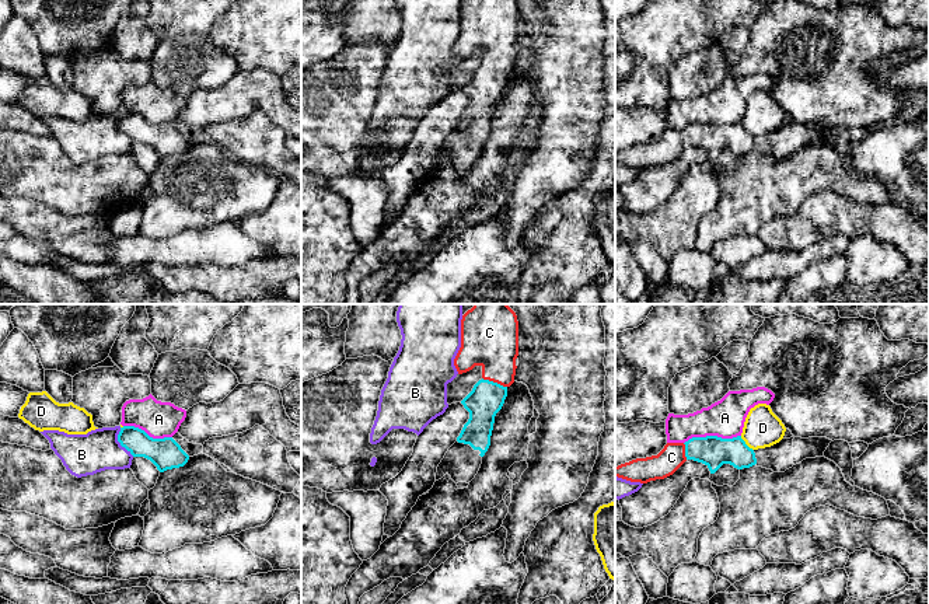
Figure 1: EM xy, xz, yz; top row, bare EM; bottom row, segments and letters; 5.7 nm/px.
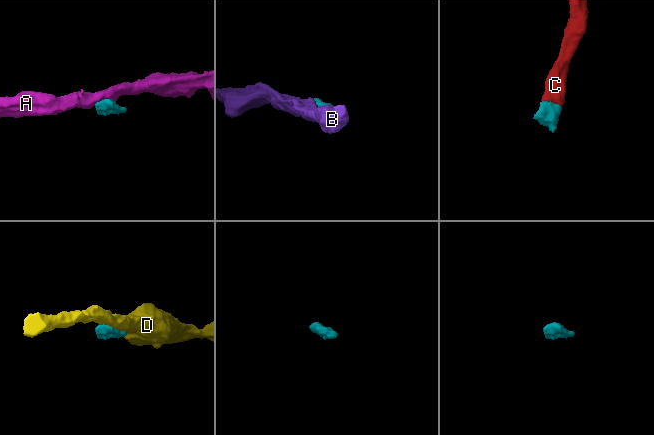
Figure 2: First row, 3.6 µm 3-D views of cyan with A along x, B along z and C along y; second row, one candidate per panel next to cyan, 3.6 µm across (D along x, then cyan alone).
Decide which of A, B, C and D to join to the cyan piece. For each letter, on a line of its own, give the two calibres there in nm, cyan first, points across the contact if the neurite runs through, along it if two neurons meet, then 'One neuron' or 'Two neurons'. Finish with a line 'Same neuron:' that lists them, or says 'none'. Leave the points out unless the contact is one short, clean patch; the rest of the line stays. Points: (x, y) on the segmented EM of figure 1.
A: Thickness 180 nm (cyan) against 220 nm. Boundary: yz (740, 435), (732, 437), (692, 436), (684, 443). Two neurons
B: Thickness 160 nm (cyan) against 240 nm. Boundary: xy (119, 428), (118, 442), (133, 456). Two neurons
C: Thickness 200 nm (cyan) against 320 nm. Path across: xz (486, 398), (495, 383), (495, 349), (491, 339). One neuron
D: Thickness 180 nm (cyan) against 220 nm. Boundary: yz (740, 436), (753, 450). Two neurons
Same neuron: C

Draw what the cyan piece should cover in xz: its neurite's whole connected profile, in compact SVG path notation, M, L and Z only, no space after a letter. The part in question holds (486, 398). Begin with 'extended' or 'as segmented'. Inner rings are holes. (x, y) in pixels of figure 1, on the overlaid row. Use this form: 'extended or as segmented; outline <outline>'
extended; outline M474 304L461 320L461 348L454 359L458 374L482 367L482 378L461 401L469 412L457 441L448 448L437 467L436 481L446 474L457 483L458 489L468 488L478 474L482 457L490 446L495 416L502 409L507 397L507 388L514 383L516 359L518 356L518 321L516 313L507 304Z

